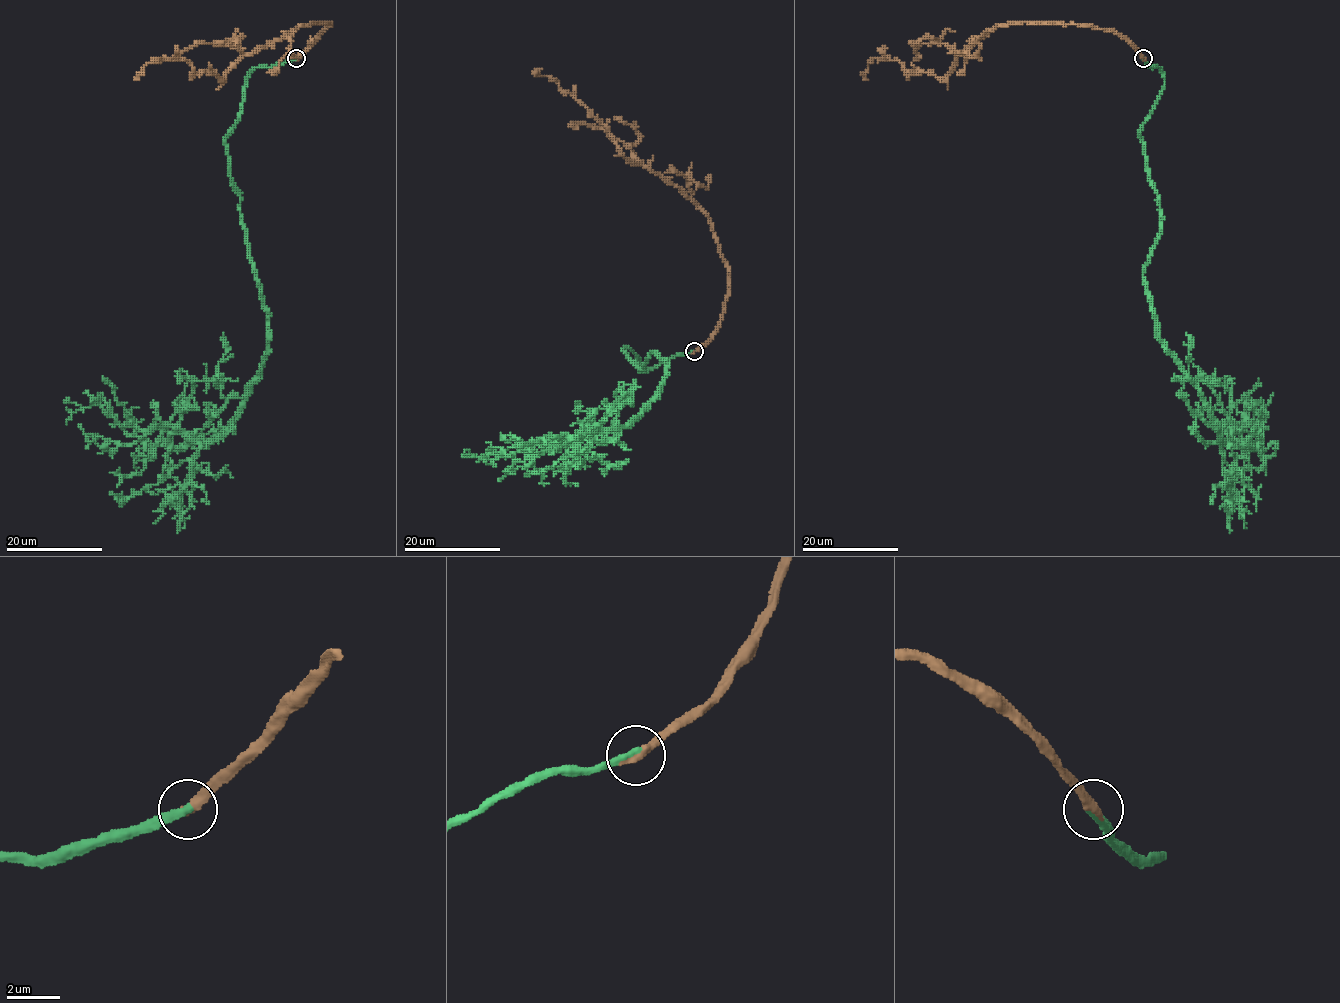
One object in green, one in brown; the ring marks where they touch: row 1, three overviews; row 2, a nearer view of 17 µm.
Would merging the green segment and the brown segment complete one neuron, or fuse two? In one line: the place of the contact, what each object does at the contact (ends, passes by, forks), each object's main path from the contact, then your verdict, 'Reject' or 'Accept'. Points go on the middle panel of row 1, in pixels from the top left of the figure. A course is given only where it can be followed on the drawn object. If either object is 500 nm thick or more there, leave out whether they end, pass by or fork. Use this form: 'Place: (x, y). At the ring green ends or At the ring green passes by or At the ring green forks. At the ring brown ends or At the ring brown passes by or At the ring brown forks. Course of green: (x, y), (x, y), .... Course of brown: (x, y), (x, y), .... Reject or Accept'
Place: (694, 351). At the ring green ends. At the ring brown ends. Course of green: (694, 351), (646, 372), (623, 350), (639, 368), (653, 351), (665, 362), (624, 425), (523, 461), (465, 451). Course of brown: (694, 351), (719, 325), (728, 291), (728, 264), (710, 219), (678, 187), (633, 164), (586, 106), (534, 71). Accept

